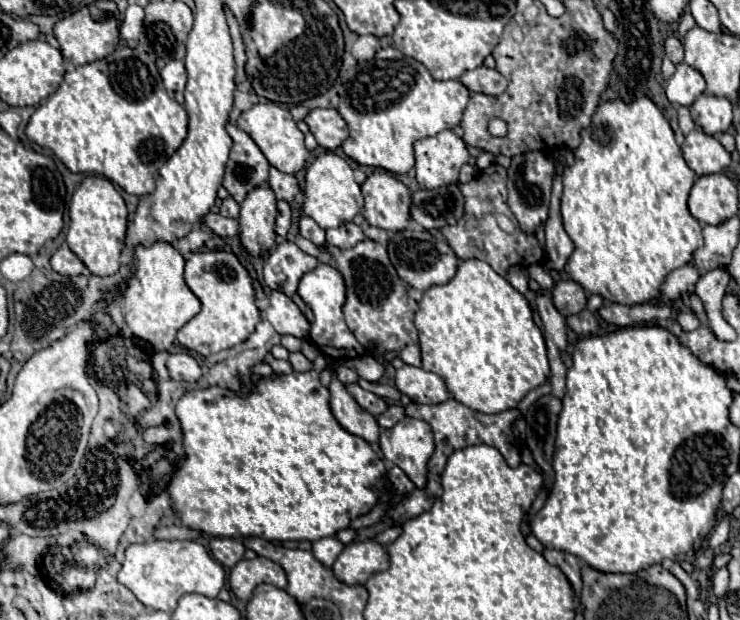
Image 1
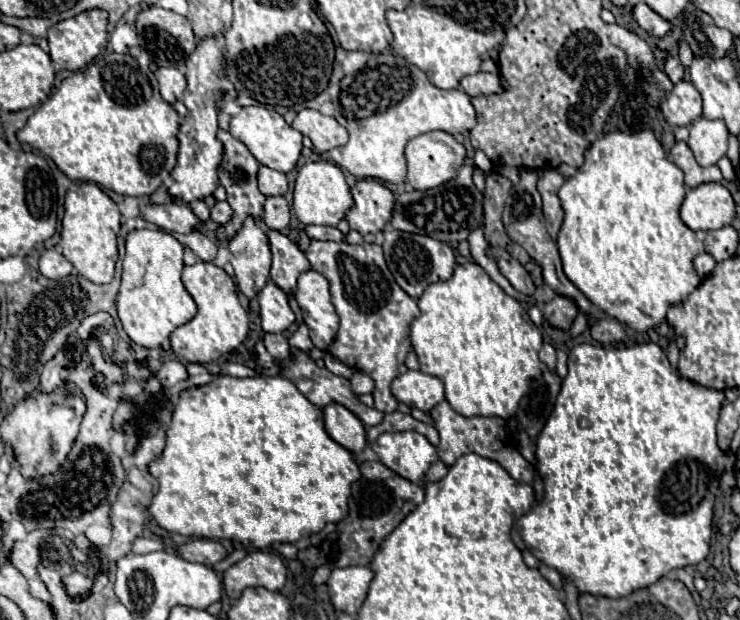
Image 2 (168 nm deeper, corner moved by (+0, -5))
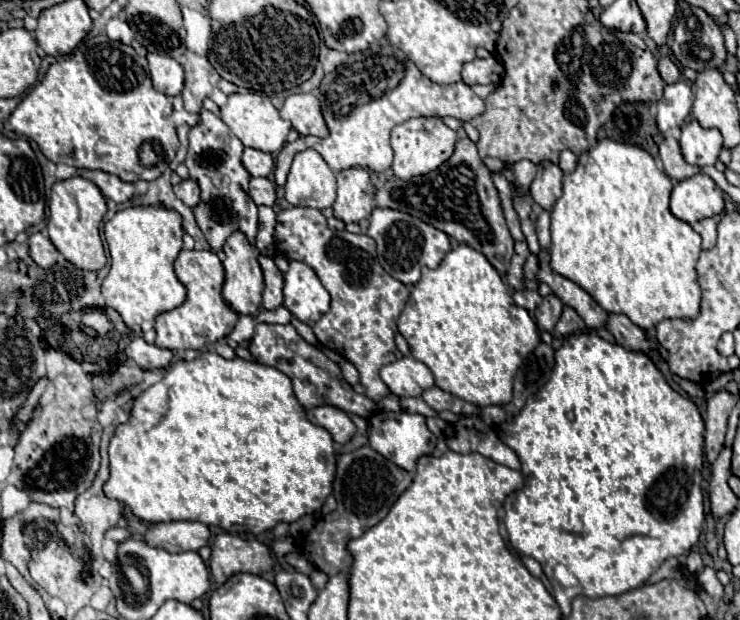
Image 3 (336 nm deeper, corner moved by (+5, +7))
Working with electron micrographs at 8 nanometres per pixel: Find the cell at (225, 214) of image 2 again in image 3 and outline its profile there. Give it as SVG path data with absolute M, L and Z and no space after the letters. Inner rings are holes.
M181 180L179 184L175 184L173 186L173 190L175 190L175 196L183 202L183 204L187 204L187 206L197 206L199 204L199 188L197 188L197 184L193 182L193 180Z

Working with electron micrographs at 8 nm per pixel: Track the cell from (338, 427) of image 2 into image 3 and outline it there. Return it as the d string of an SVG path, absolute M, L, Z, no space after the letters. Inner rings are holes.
M317 406L317 408L311 408L307 412L307 418L315 426L325 428L331 434L333 442L337 442L337 444L347 444L353 438L353 434L355 434L355 424L339 408Z

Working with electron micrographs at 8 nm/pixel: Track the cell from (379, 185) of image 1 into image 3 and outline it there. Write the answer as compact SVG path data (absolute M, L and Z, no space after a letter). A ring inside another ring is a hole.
M347 168L335 174L337 176L337 200L333 204L333 216L345 224L359 222L371 214L375 208L375 188L369 180L367 170Z

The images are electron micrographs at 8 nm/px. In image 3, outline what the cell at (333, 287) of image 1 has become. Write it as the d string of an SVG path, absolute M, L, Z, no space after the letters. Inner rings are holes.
M291 260L285 272L283 306L307 326L313 326L327 310L331 296L319 282L313 268L305 262Z

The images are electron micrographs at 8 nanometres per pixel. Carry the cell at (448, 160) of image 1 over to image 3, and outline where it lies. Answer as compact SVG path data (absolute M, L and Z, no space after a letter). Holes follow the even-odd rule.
M413 118L391 130L391 148L393 148L393 164L391 170L395 178L409 180L413 176L421 176L439 168L453 154L457 142L457 134L443 124L441 118Z

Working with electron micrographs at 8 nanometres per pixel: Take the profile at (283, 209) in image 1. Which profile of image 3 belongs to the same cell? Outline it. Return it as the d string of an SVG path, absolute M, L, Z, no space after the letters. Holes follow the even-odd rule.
M251 178L249 196L257 206L273 206L275 204L275 186L269 178Z

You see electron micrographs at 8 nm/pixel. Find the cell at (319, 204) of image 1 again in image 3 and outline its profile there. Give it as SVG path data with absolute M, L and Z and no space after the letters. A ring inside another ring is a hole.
M313 148L295 154L287 174L285 198L293 206L327 208L335 202L335 174Z

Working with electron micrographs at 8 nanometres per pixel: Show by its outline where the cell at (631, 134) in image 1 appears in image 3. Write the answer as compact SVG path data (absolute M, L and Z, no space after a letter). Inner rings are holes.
M607 138L601 140L593 150L579 156L579 166L577 166L575 172L563 176L563 196L555 202L553 212L551 212L551 250L549 250L551 270L555 274L561 274L561 276L569 278L577 286L581 286L609 314L625 314L643 330L655 328L665 318L679 318L679 320L697 318L699 316L699 302L701 302L701 288L697 284L695 262L697 262L699 252L701 252L701 236L687 222L675 218L669 212L671 188L673 188L673 184L671 184L669 176L665 176L665 172L661 172L657 168L657 164L655 164L655 160L651 158L649 152L645 152L643 148L613 142L613 140L607 140Z

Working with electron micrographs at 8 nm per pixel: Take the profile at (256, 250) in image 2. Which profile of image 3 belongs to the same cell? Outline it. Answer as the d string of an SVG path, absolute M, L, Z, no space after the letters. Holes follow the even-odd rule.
M235 232L225 248L225 284L223 300L239 314L253 316L261 306L263 274L257 264L257 250L247 242L241 232Z

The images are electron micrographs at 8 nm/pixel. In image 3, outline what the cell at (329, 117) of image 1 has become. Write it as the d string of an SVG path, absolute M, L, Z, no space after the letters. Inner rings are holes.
M291 94L283 102L279 116L289 120L293 130L297 130L301 136L313 134L325 138L329 134L327 124L321 116L321 104L313 94Z

